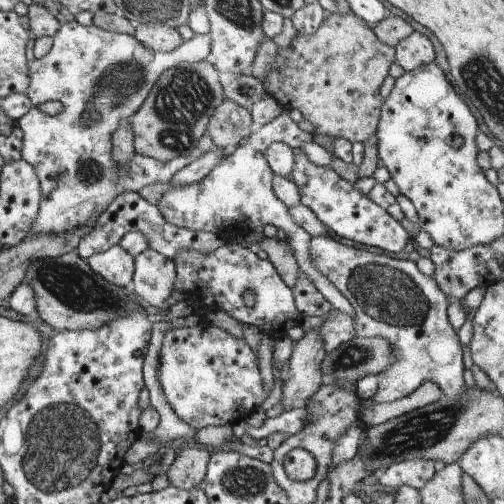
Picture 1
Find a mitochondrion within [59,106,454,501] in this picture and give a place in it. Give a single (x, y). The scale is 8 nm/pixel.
(389, 294)

